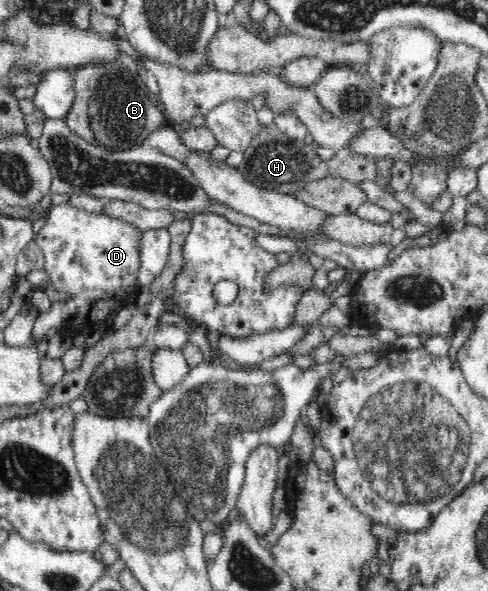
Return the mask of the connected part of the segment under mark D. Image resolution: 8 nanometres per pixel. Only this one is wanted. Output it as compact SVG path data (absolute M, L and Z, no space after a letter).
M69 202L55 204L48 212L48 219L41 227L37 235L37 245L41 247L44 254L44 269L51 279L51 289L63 294L69 294L71 300L67 302L55 302L51 304L50 310L39 314L33 328L30 342L39 342L49 330L58 331L57 335L63 332L70 332L71 335L78 333L90 334L96 329L103 327L110 328L113 319L127 305L133 304L131 298L138 291L141 291L138 282L141 269L141 230L135 225L111 218L103 212L87 212L83 208L77 208Z

